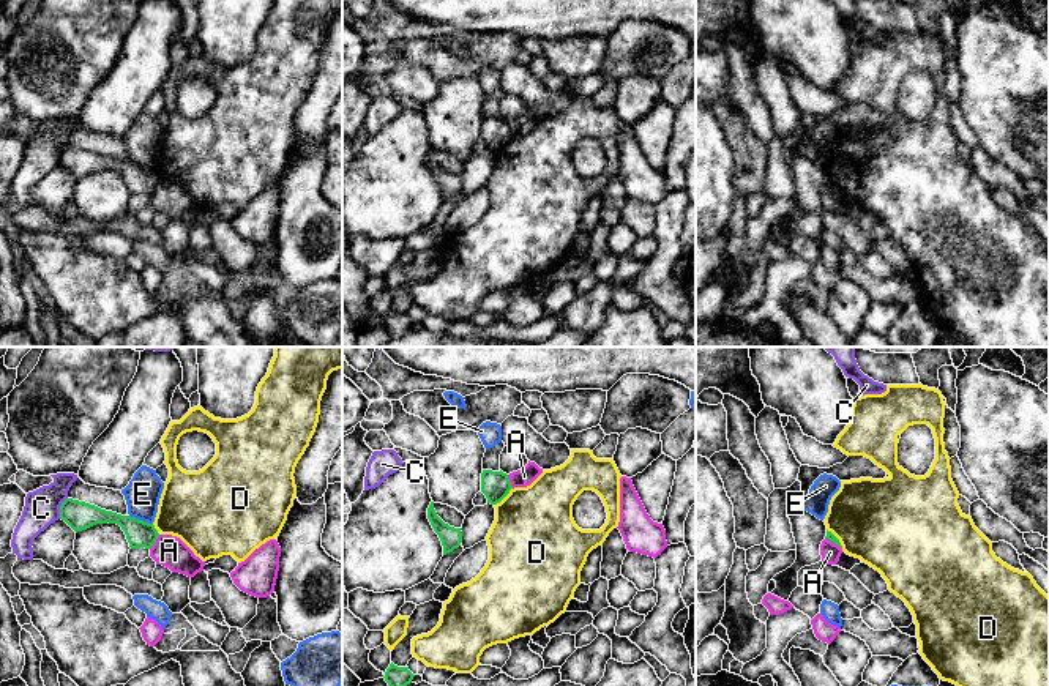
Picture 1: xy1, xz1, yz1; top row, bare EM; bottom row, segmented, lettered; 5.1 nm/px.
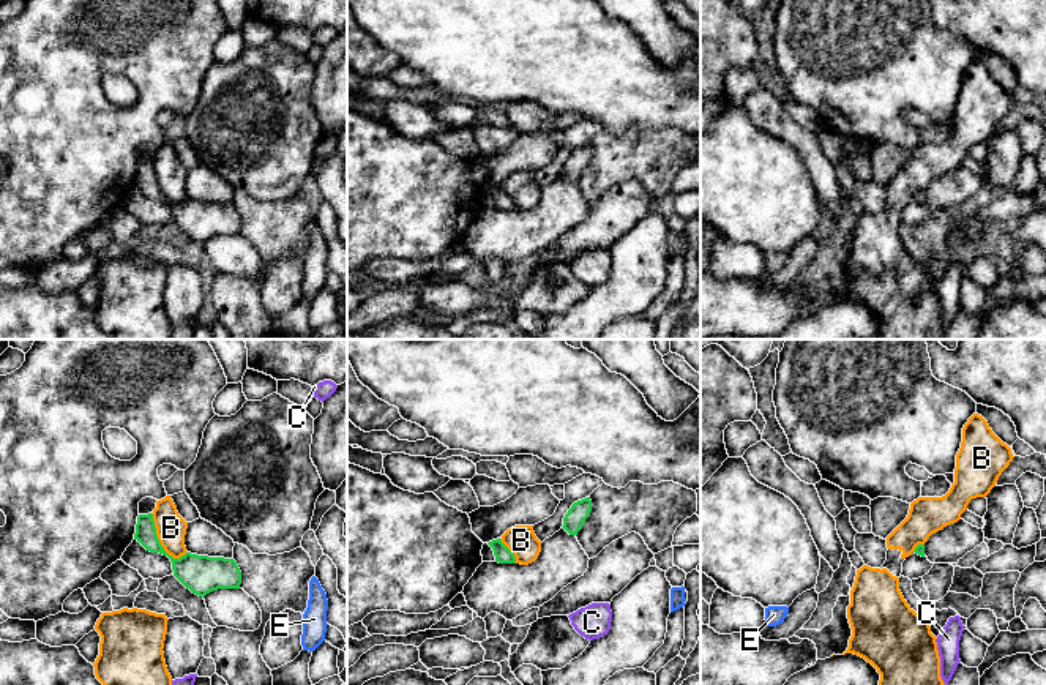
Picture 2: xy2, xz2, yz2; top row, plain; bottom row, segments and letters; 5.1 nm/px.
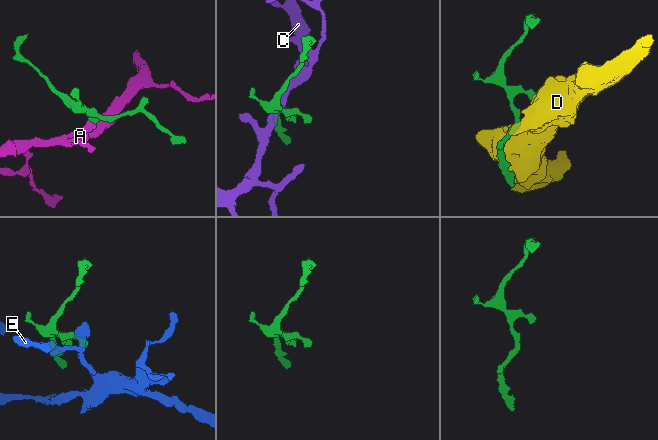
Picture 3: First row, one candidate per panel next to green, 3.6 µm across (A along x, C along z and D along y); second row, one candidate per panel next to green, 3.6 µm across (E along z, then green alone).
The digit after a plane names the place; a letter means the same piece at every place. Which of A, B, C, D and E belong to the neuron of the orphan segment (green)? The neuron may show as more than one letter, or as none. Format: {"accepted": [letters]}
{"accepted": []}

